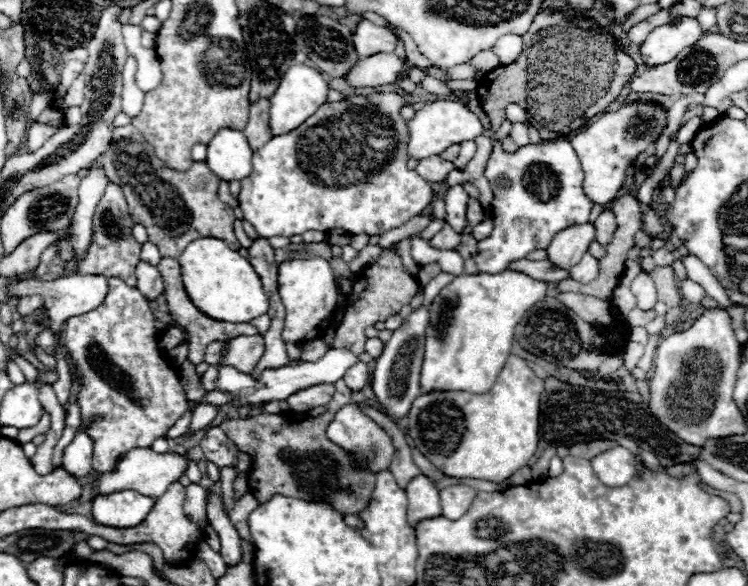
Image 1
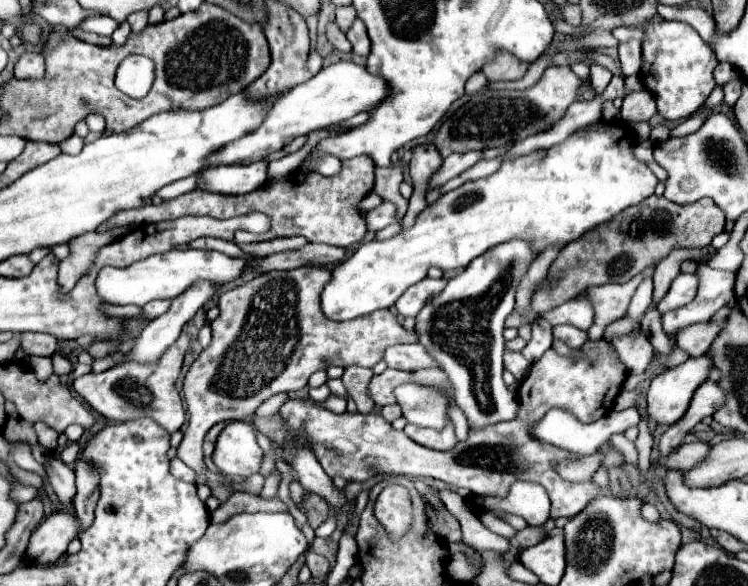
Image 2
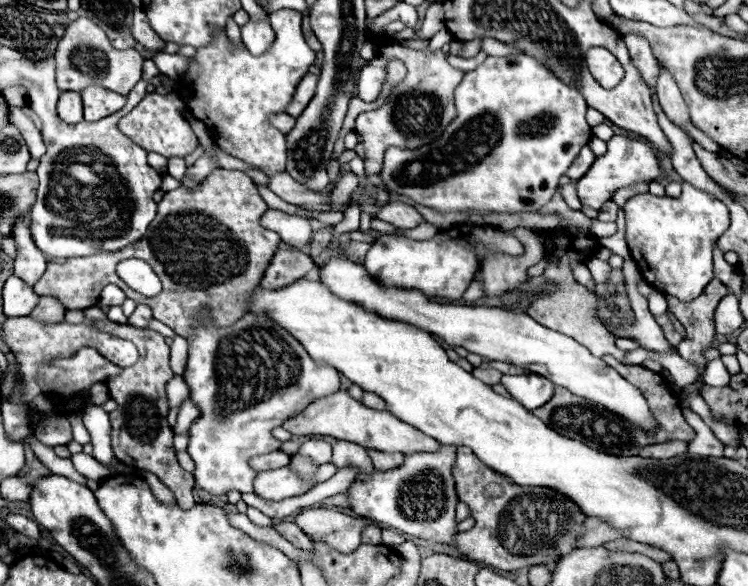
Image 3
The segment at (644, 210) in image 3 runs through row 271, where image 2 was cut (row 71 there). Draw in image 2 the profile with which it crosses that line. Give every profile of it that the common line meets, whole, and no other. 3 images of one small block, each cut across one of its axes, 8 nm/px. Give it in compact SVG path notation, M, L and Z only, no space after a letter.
M650 20L644 26L640 80L644 88L656 96L658 114L666 120L690 118L704 106L706 98L716 86L712 76L716 64L716 54L690 24L678 20Z

